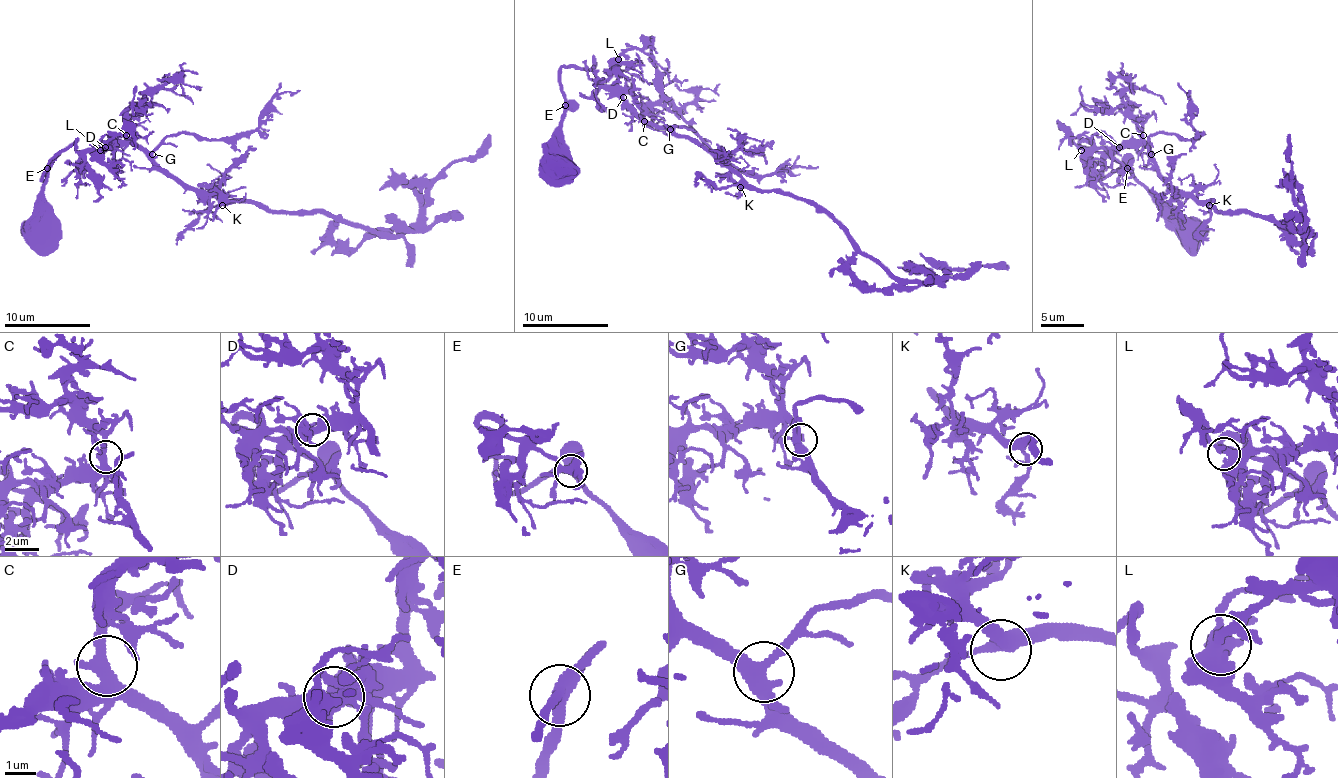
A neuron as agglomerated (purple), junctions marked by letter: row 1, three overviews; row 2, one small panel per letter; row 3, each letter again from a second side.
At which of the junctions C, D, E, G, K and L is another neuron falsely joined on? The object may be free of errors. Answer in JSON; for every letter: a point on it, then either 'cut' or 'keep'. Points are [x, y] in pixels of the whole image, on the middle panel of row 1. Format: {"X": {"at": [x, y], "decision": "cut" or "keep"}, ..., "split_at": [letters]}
{"C": {"at": [644, 121], "decision": "keep"}, "D": {"at": [623, 97], "decision": "keep"}, "E": {"at": [565, 105], "decision": "keep"}, "G": {"at": [670, 129], "decision": "keep"}, "K": {"at": [740, 187], "decision": "keep"}, "L": {"at": [618, 59], "decision": "keep"}, "split_at": []}

